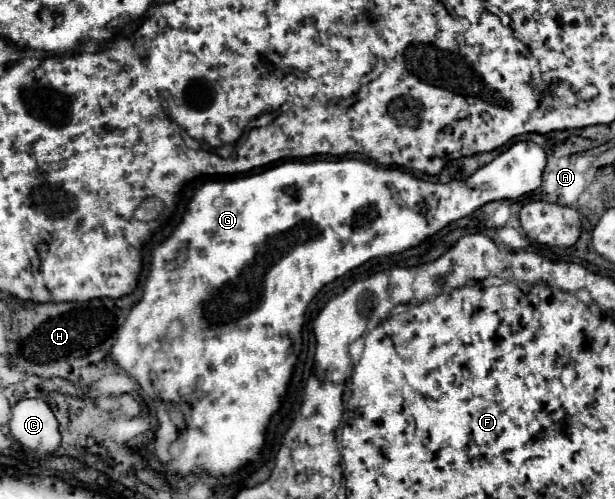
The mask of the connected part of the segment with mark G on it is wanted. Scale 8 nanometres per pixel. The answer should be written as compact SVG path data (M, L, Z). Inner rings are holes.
M520 140L512 144L506 152L496 156L490 164L478 168L472 176L464 180L452 180L448 184L440 182L428 182L420 180L404 170L398 168L380 168L374 164L368 164L364 160L316 160L316 162L284 162L278 166L272 166L260 174L250 174L242 176L236 180L226 180L226 182L204 182L188 202L188 208L184 212L182 222L178 228L170 234L166 242L156 246L152 250L152 268L150 276L144 284L144 294L142 300L130 310L124 326L118 330L118 340L112 346L112 358L140 384L140 388L154 400L156 404L156 418L158 418L158 428L156 428L156 440L150 444L150 450L166 464L168 470L174 470L178 474L188 474L192 470L204 470L212 476L220 474L232 474L240 470L246 462L252 462L258 458L260 448L264 444L264 432L270 422L270 416L280 408L280 400L286 394L286 386L292 376L294 362L297 361L297 341L302 341L302 324L304 324L306 306L310 300L316 296L316 292L336 280L338 276L346 274L352 268L358 268L360 264L368 262L370 258L378 256L390 256L404 252L420 240L436 234L442 230L448 222L464 218L484 206L486 202L492 200L516 200L522 194L528 194L536 190L542 182L542 172L546 166L546 154L544 150L534 144Z

